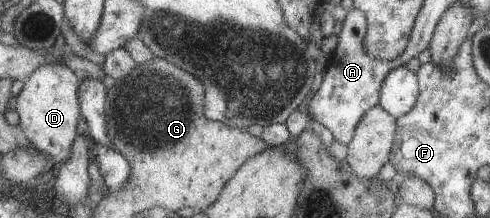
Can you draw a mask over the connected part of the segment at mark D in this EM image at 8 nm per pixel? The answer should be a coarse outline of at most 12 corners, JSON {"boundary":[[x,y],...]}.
{"boundary":[[45,64],[24,82],[20,128],[55,165],[70,159],[79,80]]}

